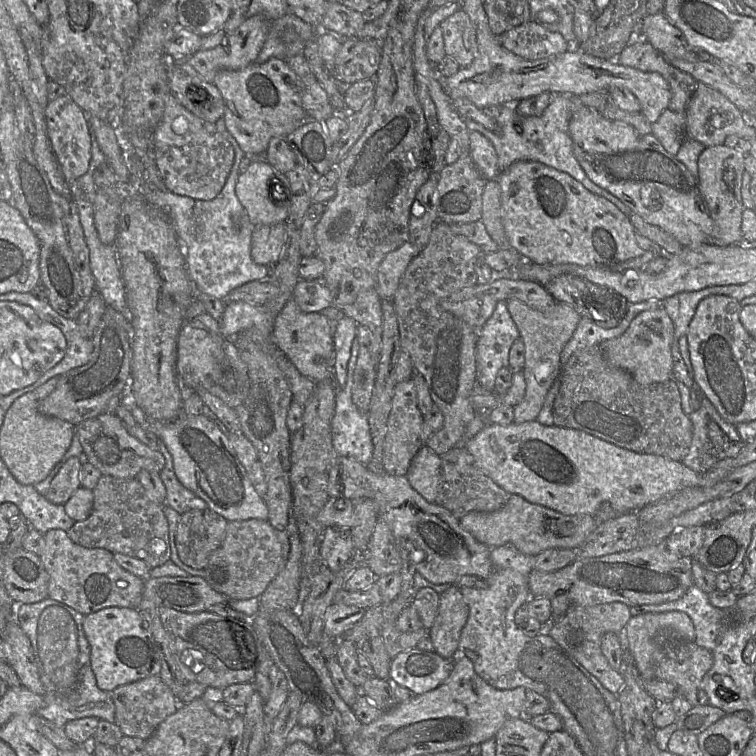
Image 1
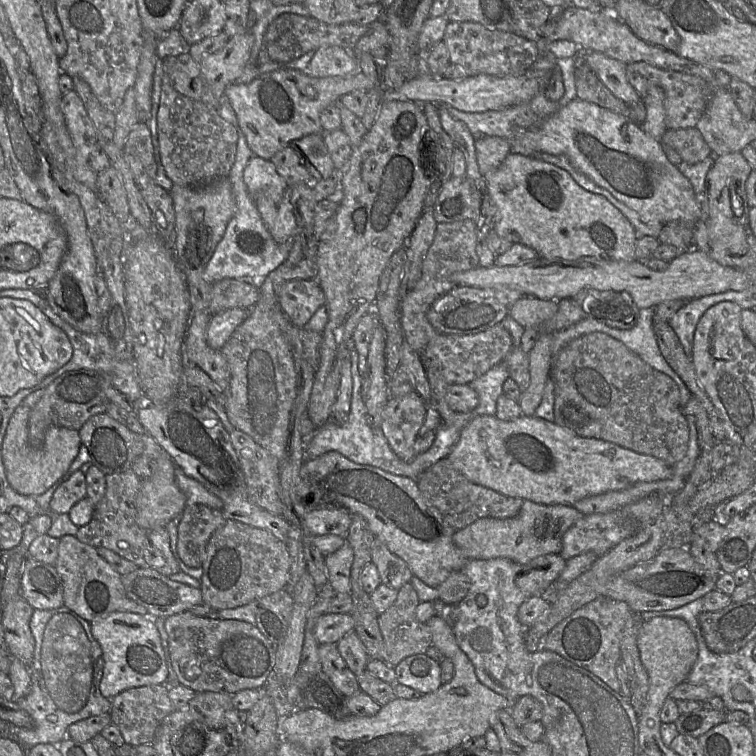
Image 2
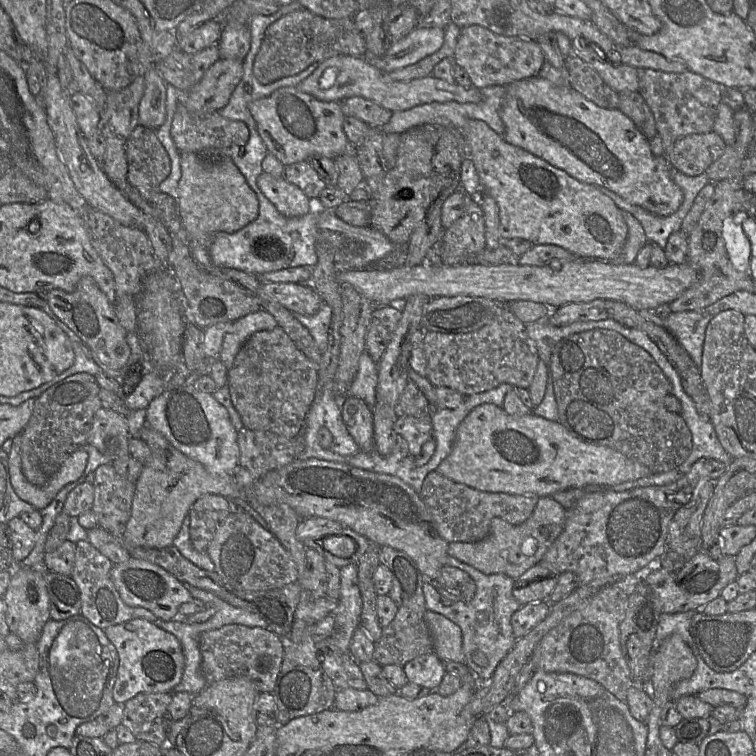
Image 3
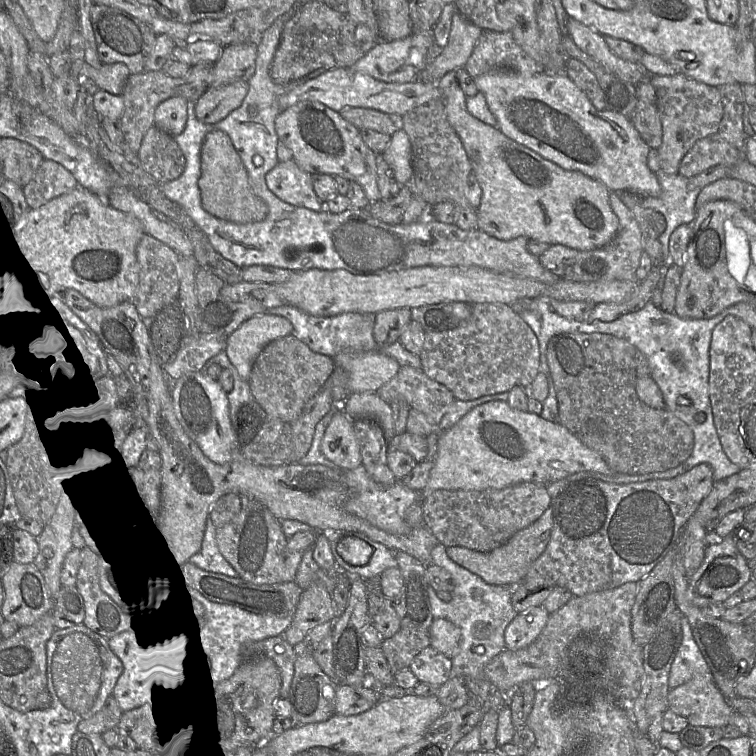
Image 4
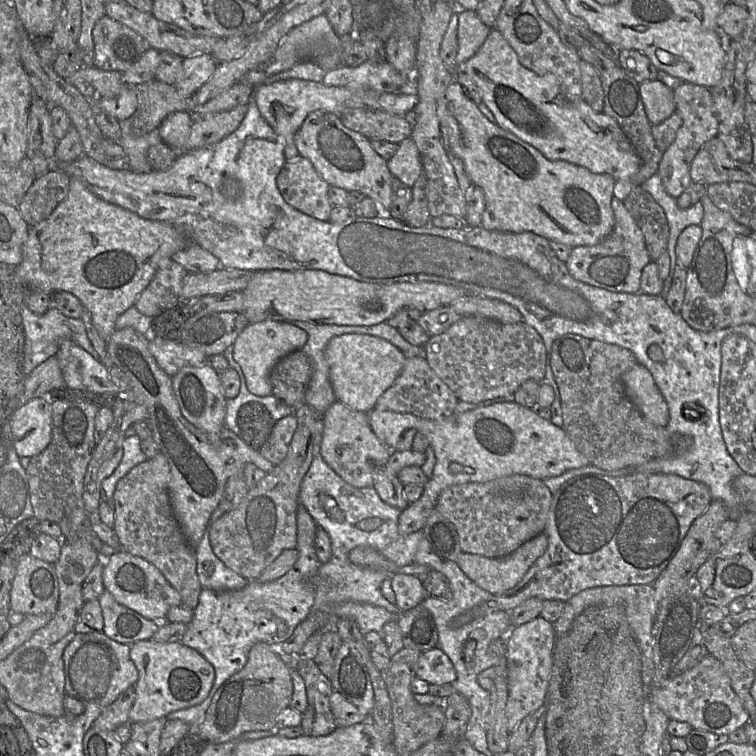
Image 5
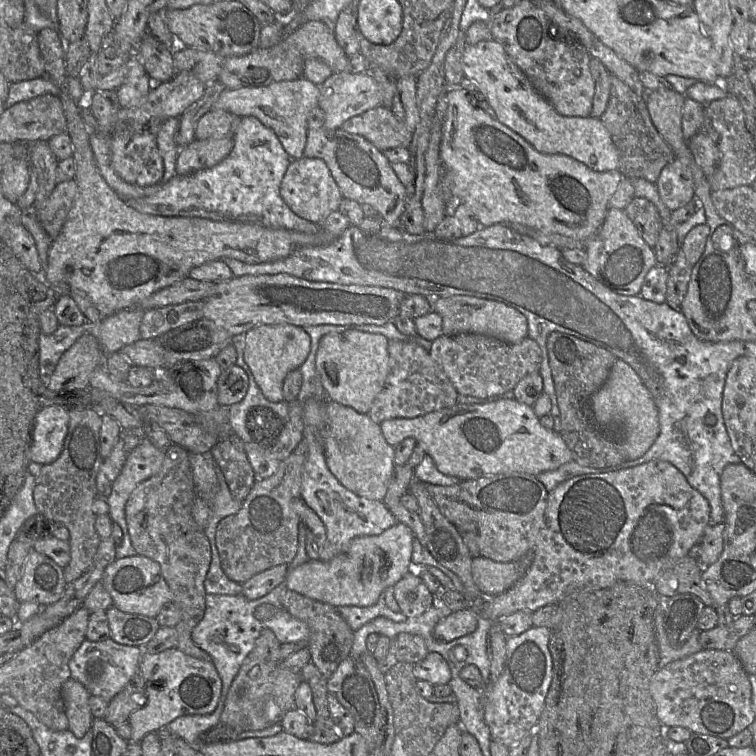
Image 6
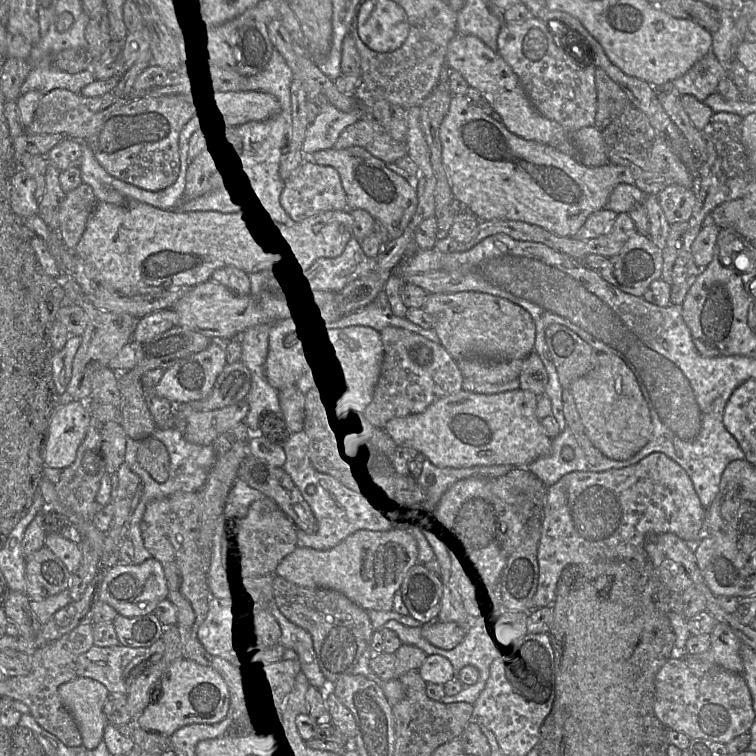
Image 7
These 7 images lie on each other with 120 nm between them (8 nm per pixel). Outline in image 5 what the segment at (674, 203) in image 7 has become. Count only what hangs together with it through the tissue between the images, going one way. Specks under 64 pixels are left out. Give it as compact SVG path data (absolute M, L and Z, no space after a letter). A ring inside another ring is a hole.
M681 82L673 89L673 92L676 105L675 113L681 117L682 123L677 130L675 140L663 152L657 173L662 180L665 191L677 199L693 183L690 176L691 163L700 148L718 135L719 121L710 88Z

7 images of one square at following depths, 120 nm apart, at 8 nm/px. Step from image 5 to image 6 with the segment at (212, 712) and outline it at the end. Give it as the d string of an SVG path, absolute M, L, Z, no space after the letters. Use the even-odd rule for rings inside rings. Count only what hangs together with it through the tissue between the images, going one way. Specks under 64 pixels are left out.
M272 630L261 631L229 688L220 723L244 730L262 730L281 722L285 714L295 708L295 692L301 677L299 673L282 666L279 659L280 644Z

